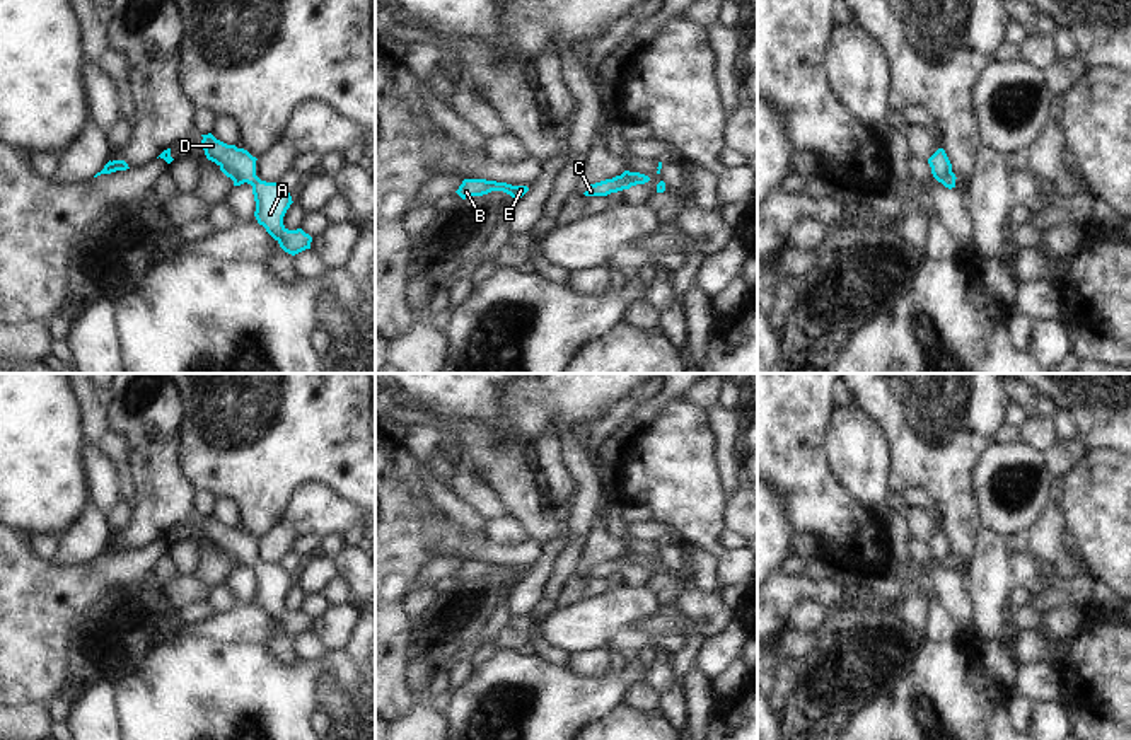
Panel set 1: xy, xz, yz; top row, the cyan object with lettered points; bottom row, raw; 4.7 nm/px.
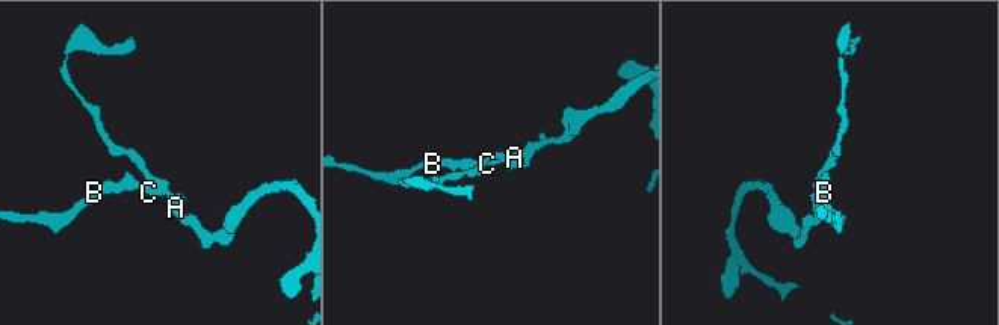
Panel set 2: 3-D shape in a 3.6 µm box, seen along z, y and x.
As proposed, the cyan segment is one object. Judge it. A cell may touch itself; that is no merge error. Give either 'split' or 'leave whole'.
split

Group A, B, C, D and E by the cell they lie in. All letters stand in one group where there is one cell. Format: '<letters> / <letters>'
A D / B C E

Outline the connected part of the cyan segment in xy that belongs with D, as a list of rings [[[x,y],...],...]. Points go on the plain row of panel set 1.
[[[212,515],[201,518],[201,529],[208,542],[252,568],[254,598],[280,629],[292,638],[310,631],[312,619],[309,616],[302,610],[288,612],[283,607],[283,598],[293,585],[292,578],[280,564],[266,564],[256,558],[258,541],[244,530],[217,522]]]

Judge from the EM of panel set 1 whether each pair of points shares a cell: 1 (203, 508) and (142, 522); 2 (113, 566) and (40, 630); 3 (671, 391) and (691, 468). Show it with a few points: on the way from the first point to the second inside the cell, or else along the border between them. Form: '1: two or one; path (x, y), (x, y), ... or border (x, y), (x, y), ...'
1: two; border (197, 491), (190, 502), (193, 514)
2: one; path (94, 578), (58, 611)
3: two; border (684, 393), (672, 398), (643, 425)

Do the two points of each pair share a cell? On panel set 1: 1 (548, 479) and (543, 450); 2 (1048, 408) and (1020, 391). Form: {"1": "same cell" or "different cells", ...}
{"1": "same cell", "2": "same cell"}

